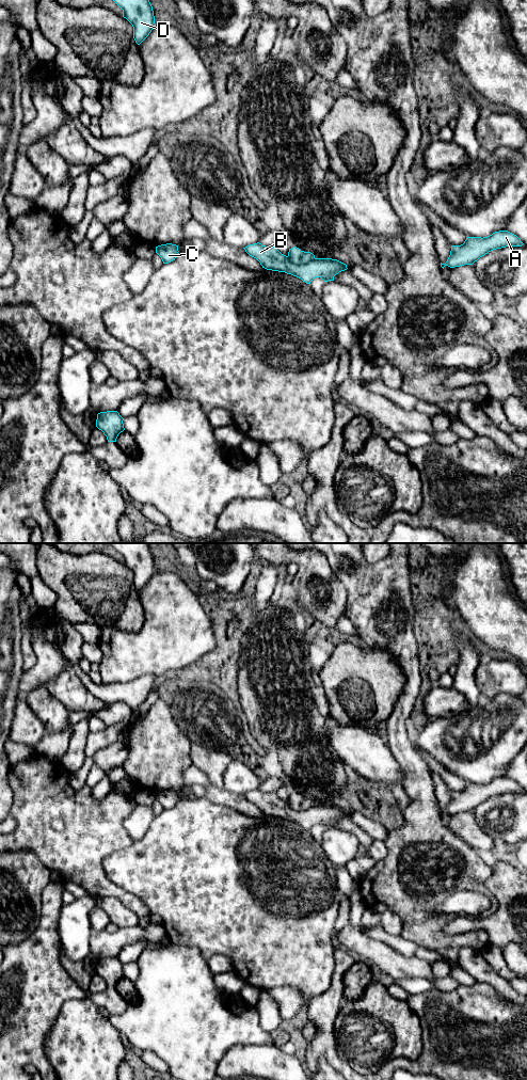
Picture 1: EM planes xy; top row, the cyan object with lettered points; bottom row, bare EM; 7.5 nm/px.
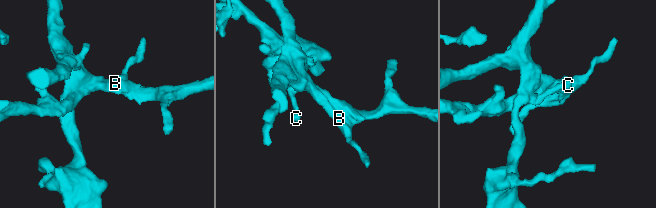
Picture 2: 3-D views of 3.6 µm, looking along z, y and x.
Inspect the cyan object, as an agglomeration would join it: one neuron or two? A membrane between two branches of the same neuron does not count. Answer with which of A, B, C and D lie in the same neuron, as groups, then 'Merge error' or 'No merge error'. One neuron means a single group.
Groups: A B D / C. Merge error

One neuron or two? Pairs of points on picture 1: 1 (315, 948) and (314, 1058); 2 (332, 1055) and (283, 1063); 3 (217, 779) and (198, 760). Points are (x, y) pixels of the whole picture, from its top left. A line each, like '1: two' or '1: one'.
1: two
2: two
3: one

